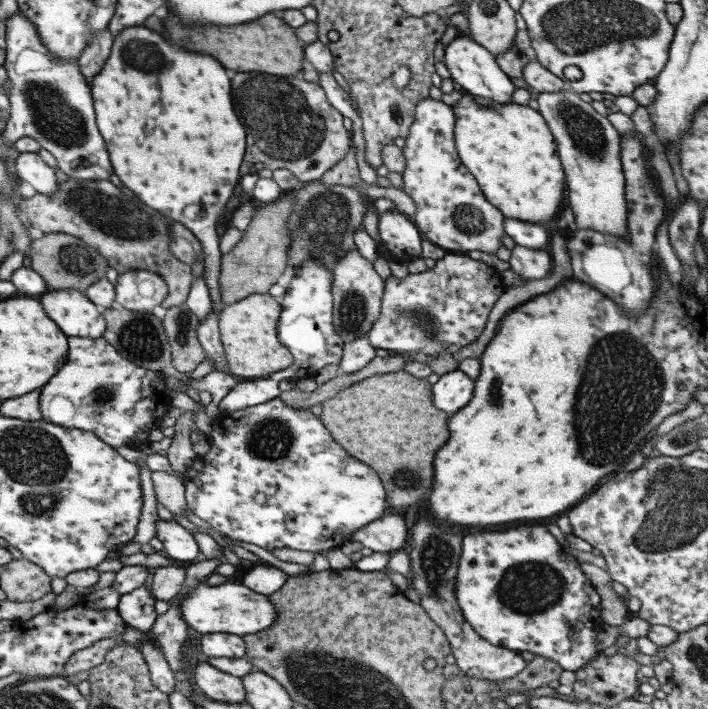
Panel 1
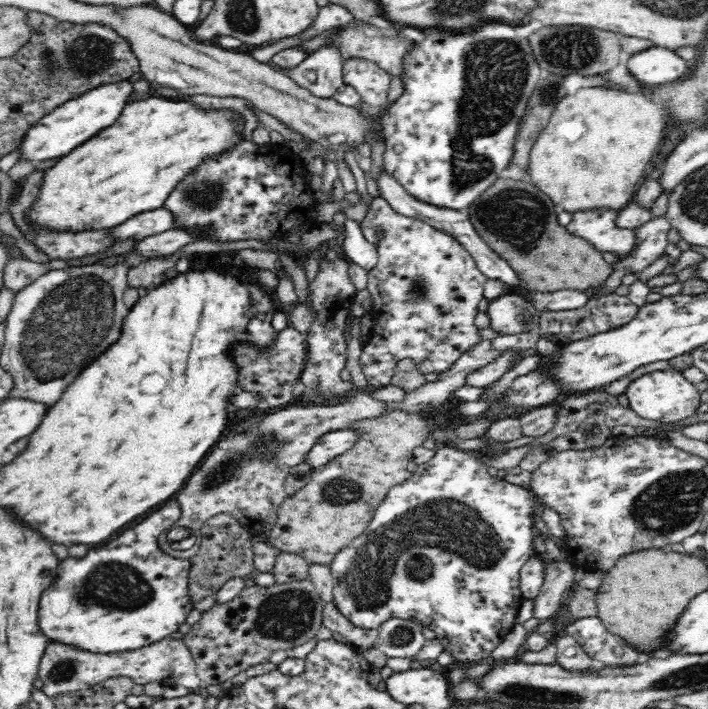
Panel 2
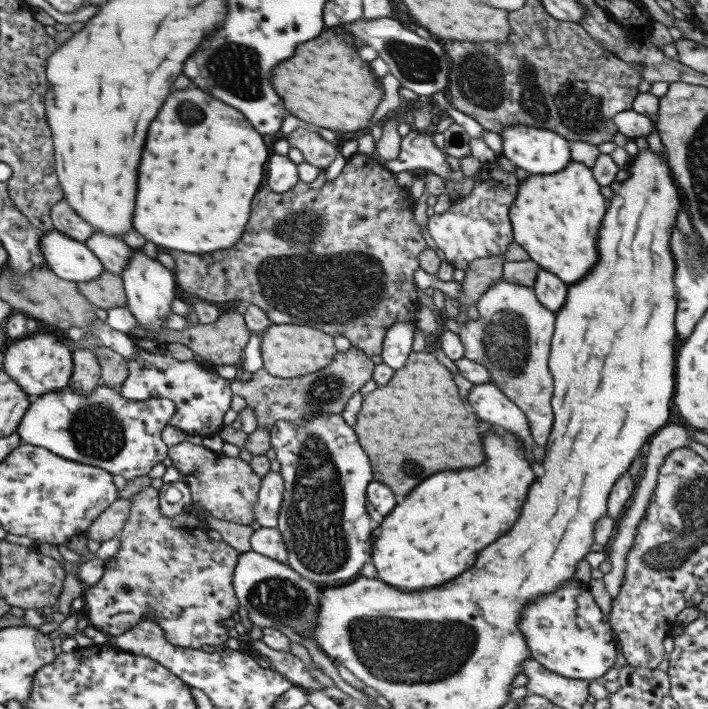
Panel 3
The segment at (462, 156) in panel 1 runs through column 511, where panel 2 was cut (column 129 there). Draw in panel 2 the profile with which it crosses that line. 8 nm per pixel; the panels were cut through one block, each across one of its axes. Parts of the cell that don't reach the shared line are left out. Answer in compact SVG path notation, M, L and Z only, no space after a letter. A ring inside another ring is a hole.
M162 96L143 97L140 100L133 101L124 106L121 116L114 121L112 126L104 128L96 133L90 140L81 144L78 148L74 148L70 154L57 159L55 164L43 172L42 180L38 189L38 194L34 199L33 205L30 205L25 212L25 224L33 226L33 228L47 228L51 232L84 232L84 230L107 230L113 229L119 224L124 224L126 220L142 214L146 211L152 211L162 208L164 201L168 198L169 192L185 178L184 174L194 168L202 156L207 157L219 153L220 151L228 150L234 143L239 141L239 134L243 132L243 125L240 119L234 112L226 112L226 110L214 110L214 112L200 112L196 106L192 106L186 97L180 99L168 99Z

